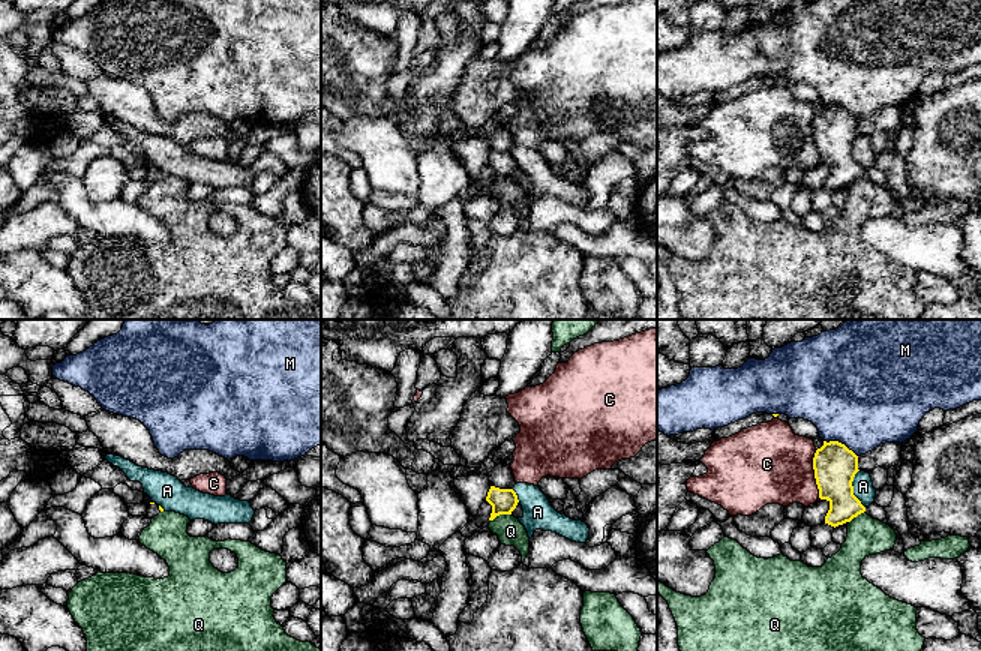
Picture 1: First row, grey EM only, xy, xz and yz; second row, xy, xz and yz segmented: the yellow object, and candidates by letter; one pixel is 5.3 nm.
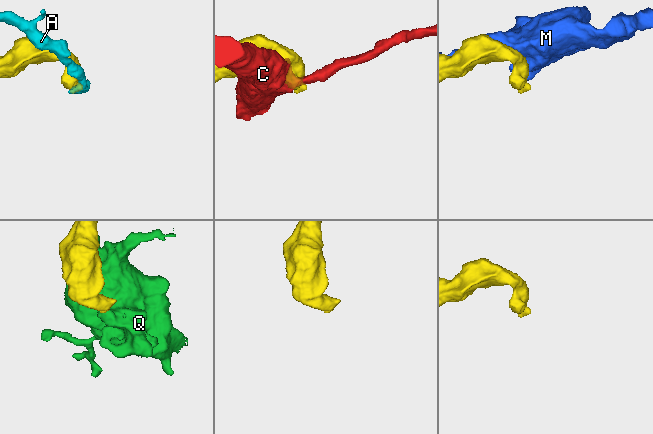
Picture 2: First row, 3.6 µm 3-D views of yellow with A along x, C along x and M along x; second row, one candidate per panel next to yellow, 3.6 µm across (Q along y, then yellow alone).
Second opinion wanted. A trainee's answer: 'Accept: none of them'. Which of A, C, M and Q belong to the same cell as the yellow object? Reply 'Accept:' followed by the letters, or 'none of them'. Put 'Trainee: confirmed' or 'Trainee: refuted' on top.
Trainee: confirmed
Accept: none of them

